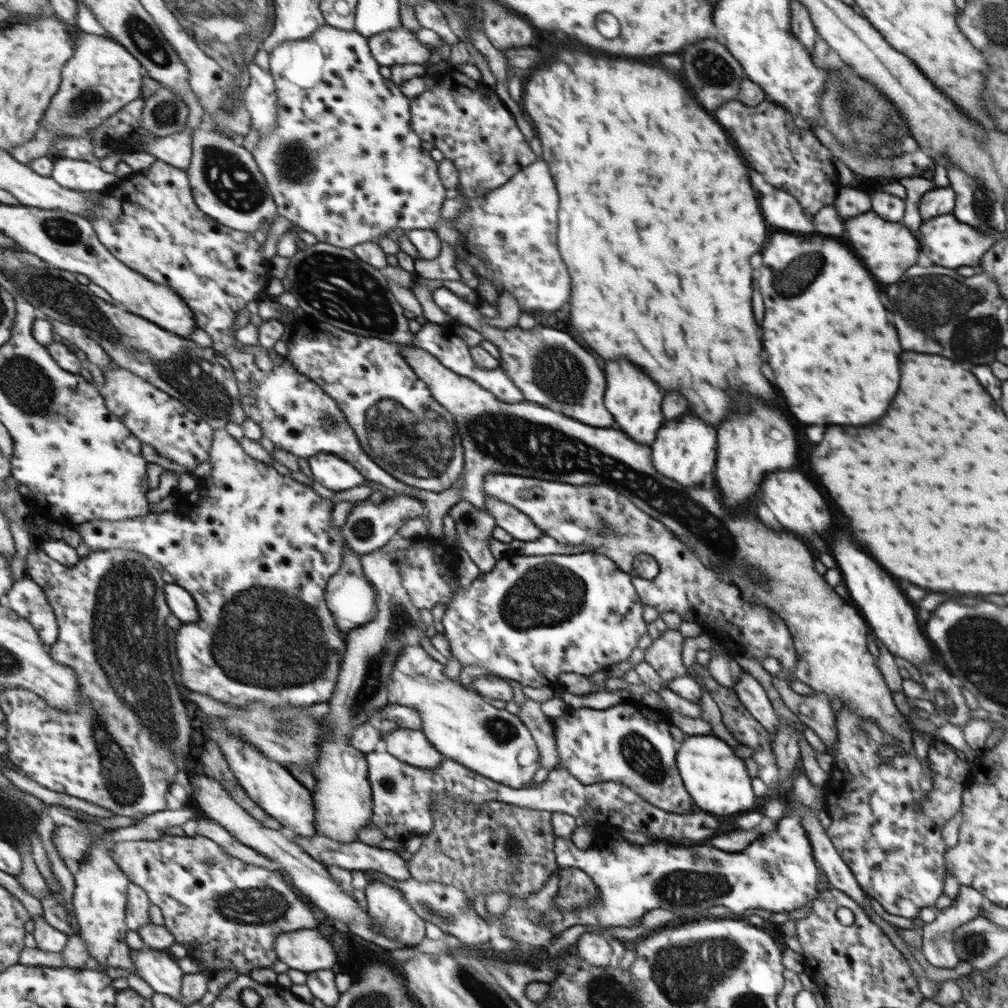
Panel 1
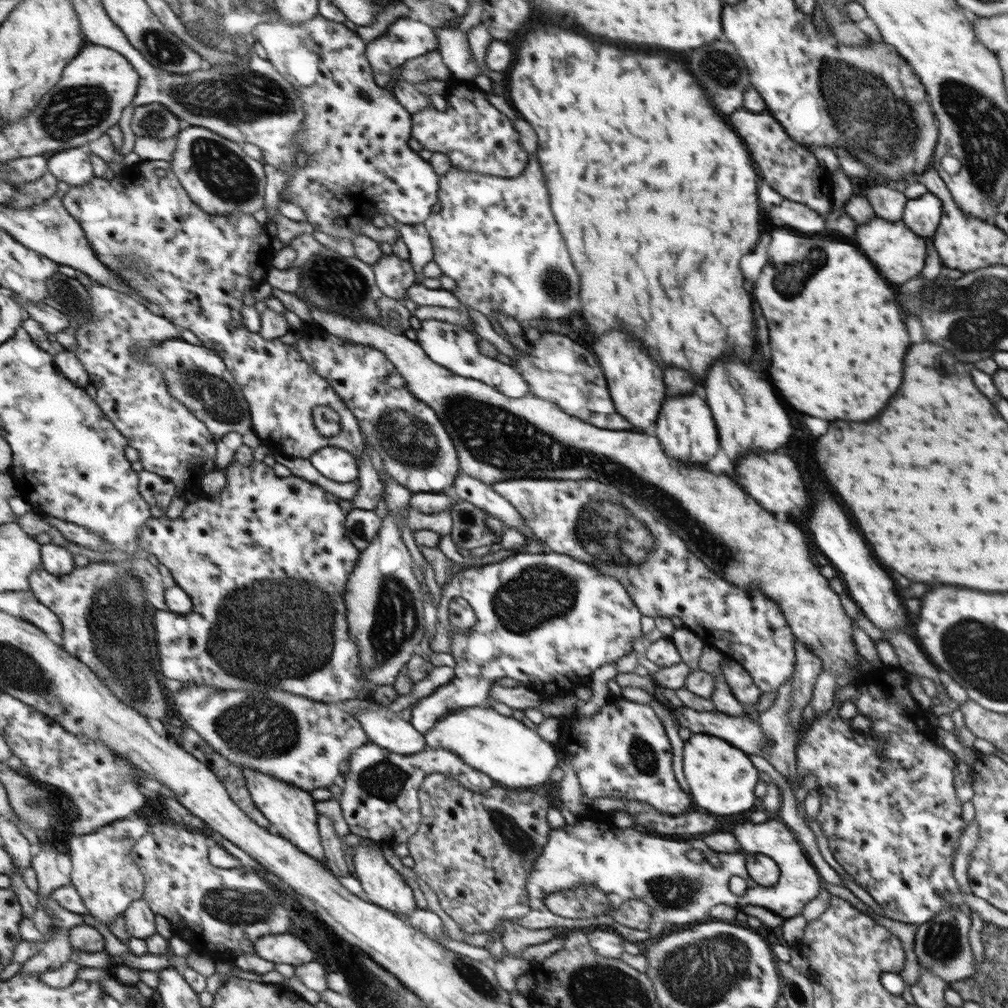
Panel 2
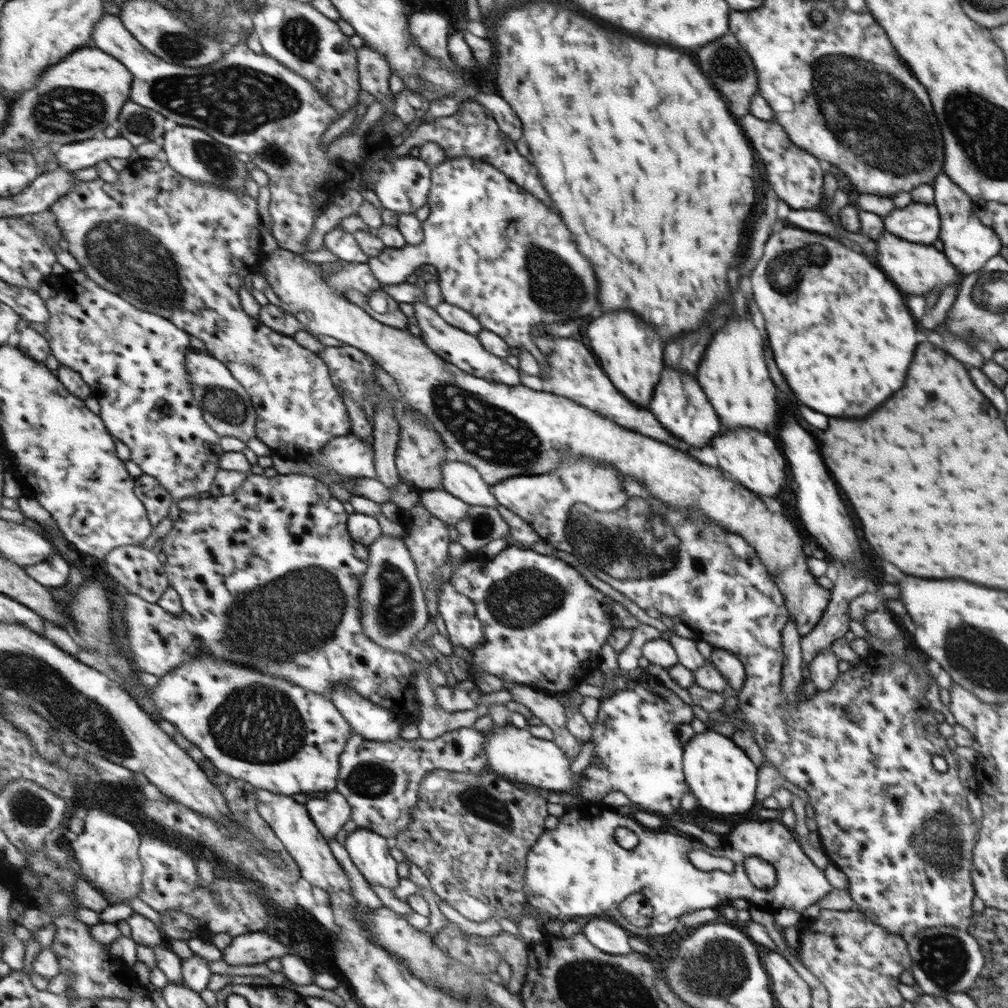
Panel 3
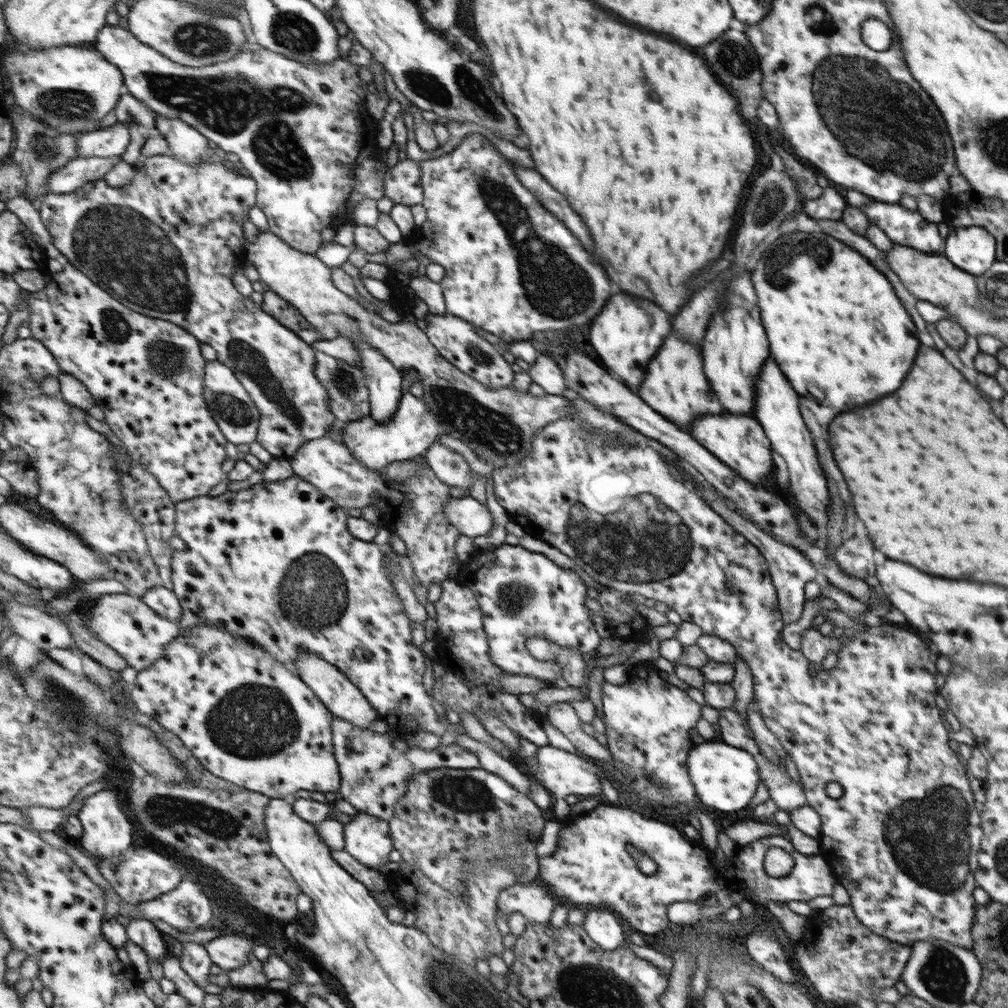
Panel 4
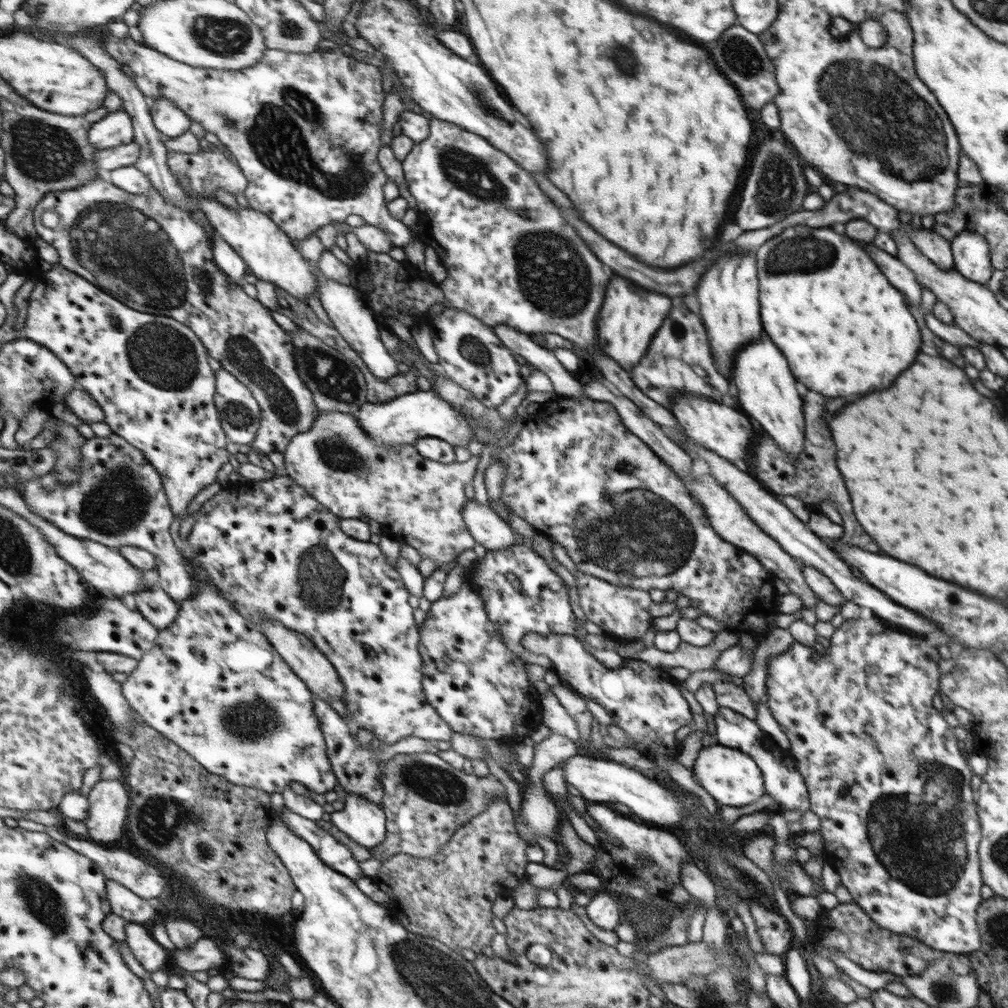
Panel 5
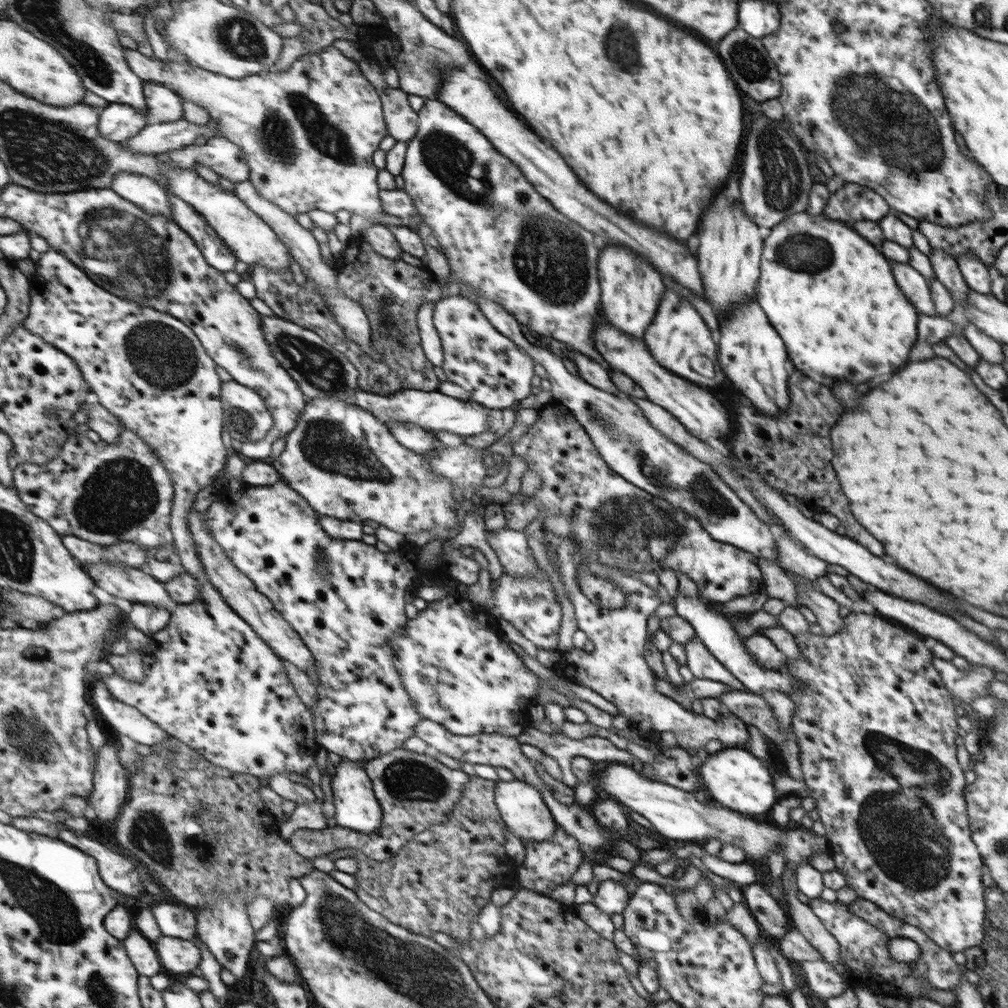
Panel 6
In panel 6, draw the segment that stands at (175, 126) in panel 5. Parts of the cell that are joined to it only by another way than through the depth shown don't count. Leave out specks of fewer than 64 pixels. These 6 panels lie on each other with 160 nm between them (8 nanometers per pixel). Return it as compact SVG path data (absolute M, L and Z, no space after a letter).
M154 80L145 81L144 93L148 110L157 122L177 122L184 118L182 97Z

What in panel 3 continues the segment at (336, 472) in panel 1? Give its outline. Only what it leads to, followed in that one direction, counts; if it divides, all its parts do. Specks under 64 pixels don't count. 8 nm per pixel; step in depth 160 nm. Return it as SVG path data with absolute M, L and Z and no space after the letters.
M352 432L332 438L323 448L316 462L330 466L343 476L375 479L377 467L373 442L365 442Z

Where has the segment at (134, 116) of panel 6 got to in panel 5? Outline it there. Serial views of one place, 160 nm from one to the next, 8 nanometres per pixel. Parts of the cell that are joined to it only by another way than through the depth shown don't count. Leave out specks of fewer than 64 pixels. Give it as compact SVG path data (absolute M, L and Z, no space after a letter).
M125 110L110 112L91 127L88 139L99 149L115 148L133 142L135 128L132 116Z

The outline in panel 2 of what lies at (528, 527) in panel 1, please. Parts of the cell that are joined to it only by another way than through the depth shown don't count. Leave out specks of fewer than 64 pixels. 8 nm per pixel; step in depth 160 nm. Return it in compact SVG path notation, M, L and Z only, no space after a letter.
M462 471L456 478L453 492L459 499L475 504L477 508L489 512L499 522L517 531L525 528L525 520L520 510L517 510L509 500L503 498L490 484L479 480Z

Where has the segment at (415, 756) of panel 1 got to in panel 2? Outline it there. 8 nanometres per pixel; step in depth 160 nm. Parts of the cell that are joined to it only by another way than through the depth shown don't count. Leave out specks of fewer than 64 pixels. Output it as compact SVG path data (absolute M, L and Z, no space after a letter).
M379 705L375 711L361 709L355 717L367 732L370 742L381 748L407 756L417 755L427 749L424 734L384 705Z

